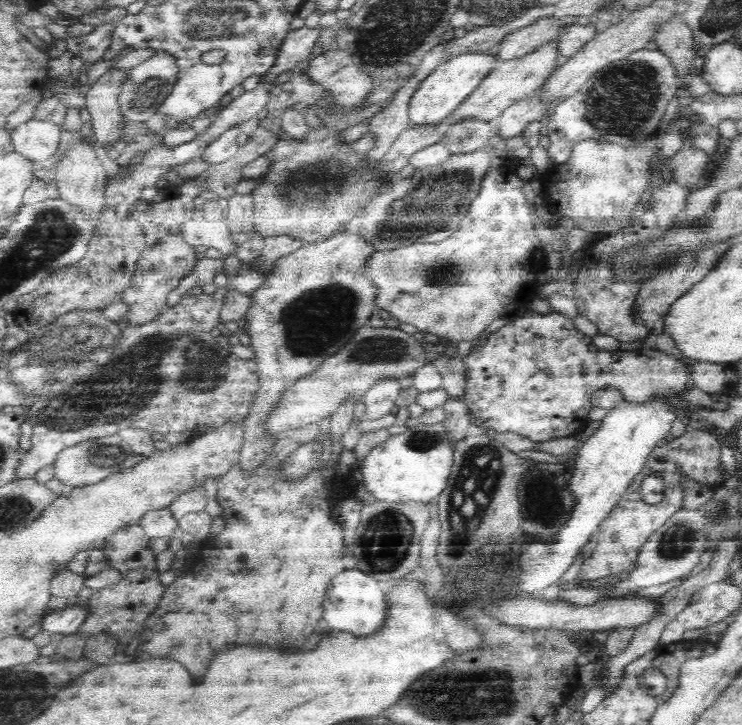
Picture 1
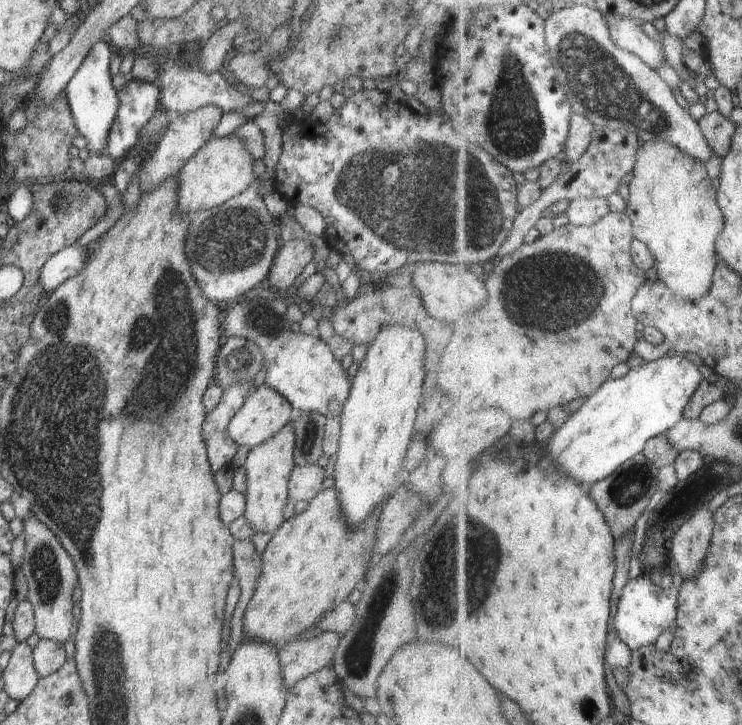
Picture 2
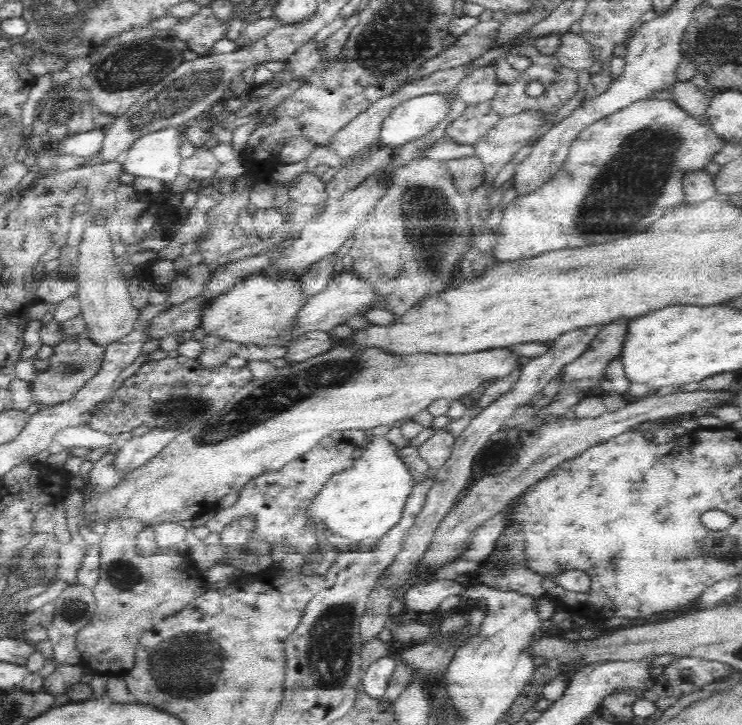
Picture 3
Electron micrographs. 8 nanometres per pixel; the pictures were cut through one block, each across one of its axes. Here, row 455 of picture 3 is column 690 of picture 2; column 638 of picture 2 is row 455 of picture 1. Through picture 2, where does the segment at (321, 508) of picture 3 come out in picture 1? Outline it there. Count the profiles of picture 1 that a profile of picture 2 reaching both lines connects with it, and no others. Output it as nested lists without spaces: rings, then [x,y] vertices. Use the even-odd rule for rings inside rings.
[[[440,420],[434,424],[422,424],[408,427],[406,432],[399,435],[390,435],[378,447],[373,447],[371,453],[363,460],[360,468],[363,479],[360,485],[364,485],[368,492],[373,494],[379,501],[390,503],[400,500],[418,500],[428,503],[447,487],[450,475],[455,463],[455,436],[449,432],[445,422]]]

